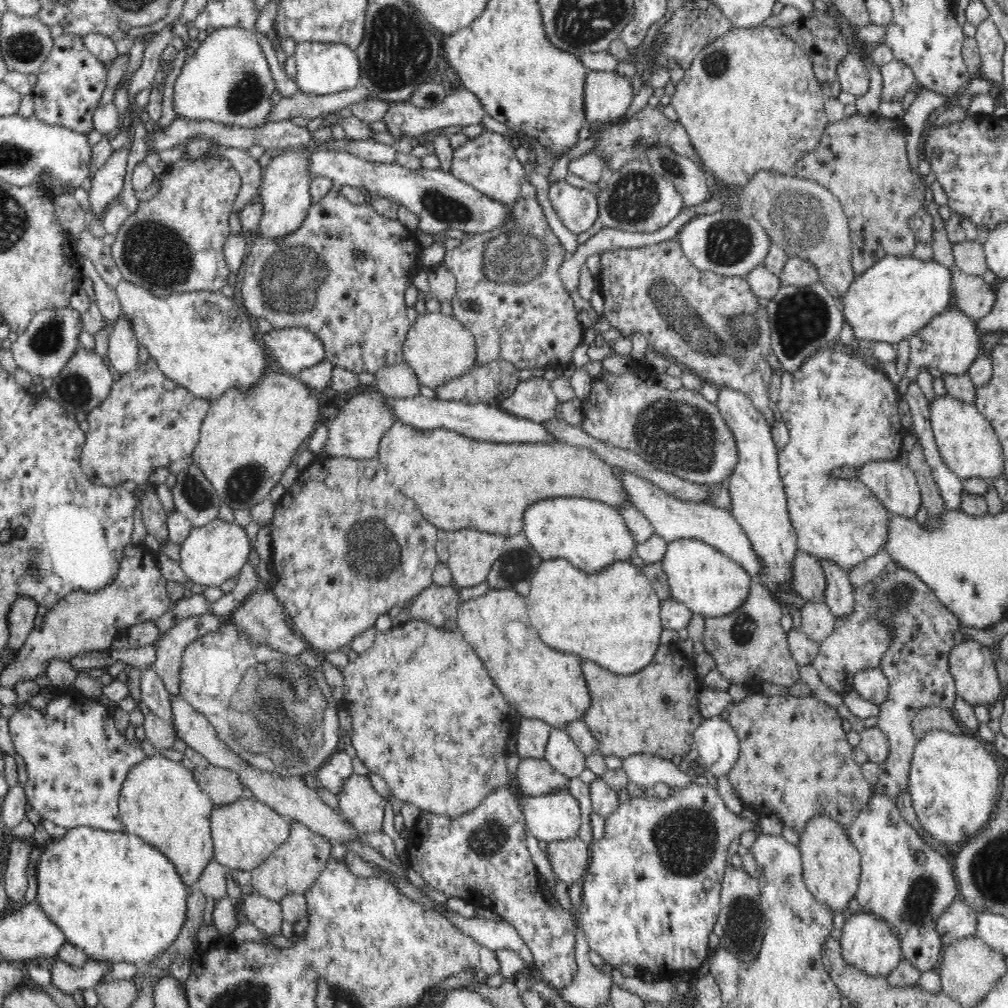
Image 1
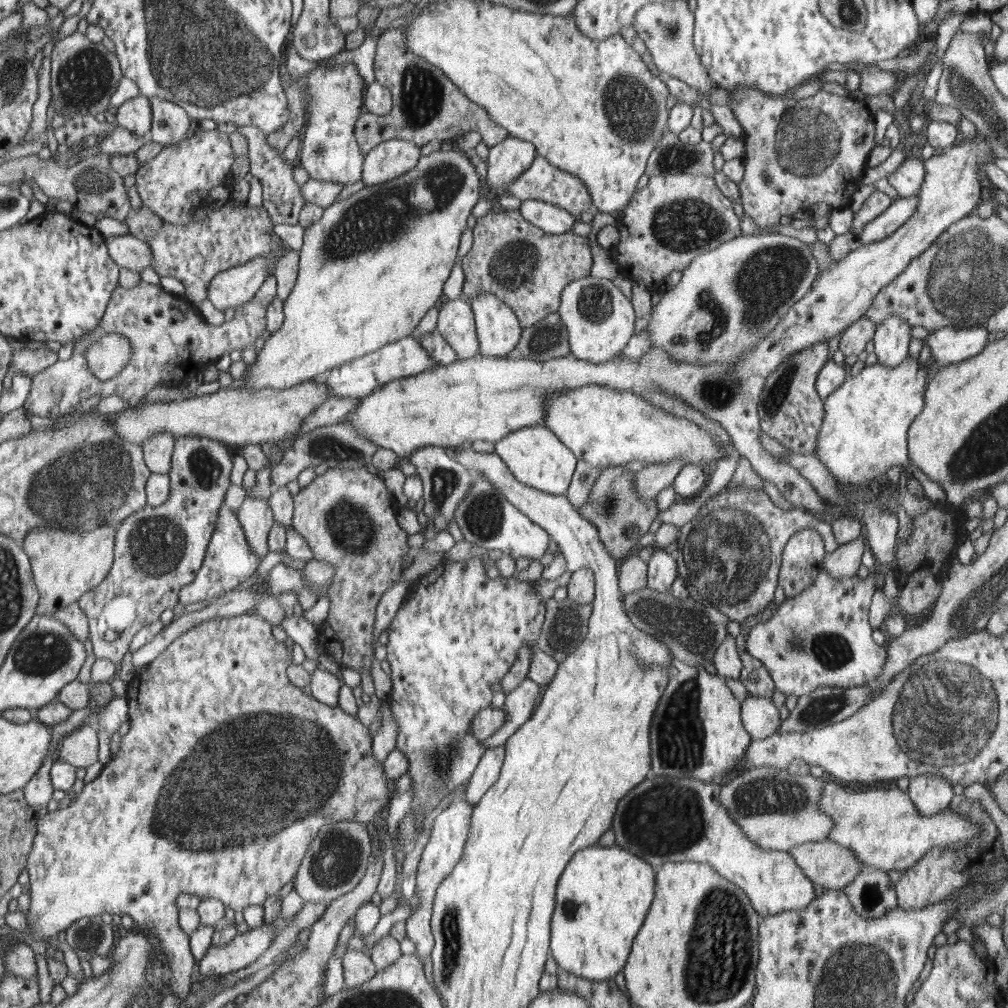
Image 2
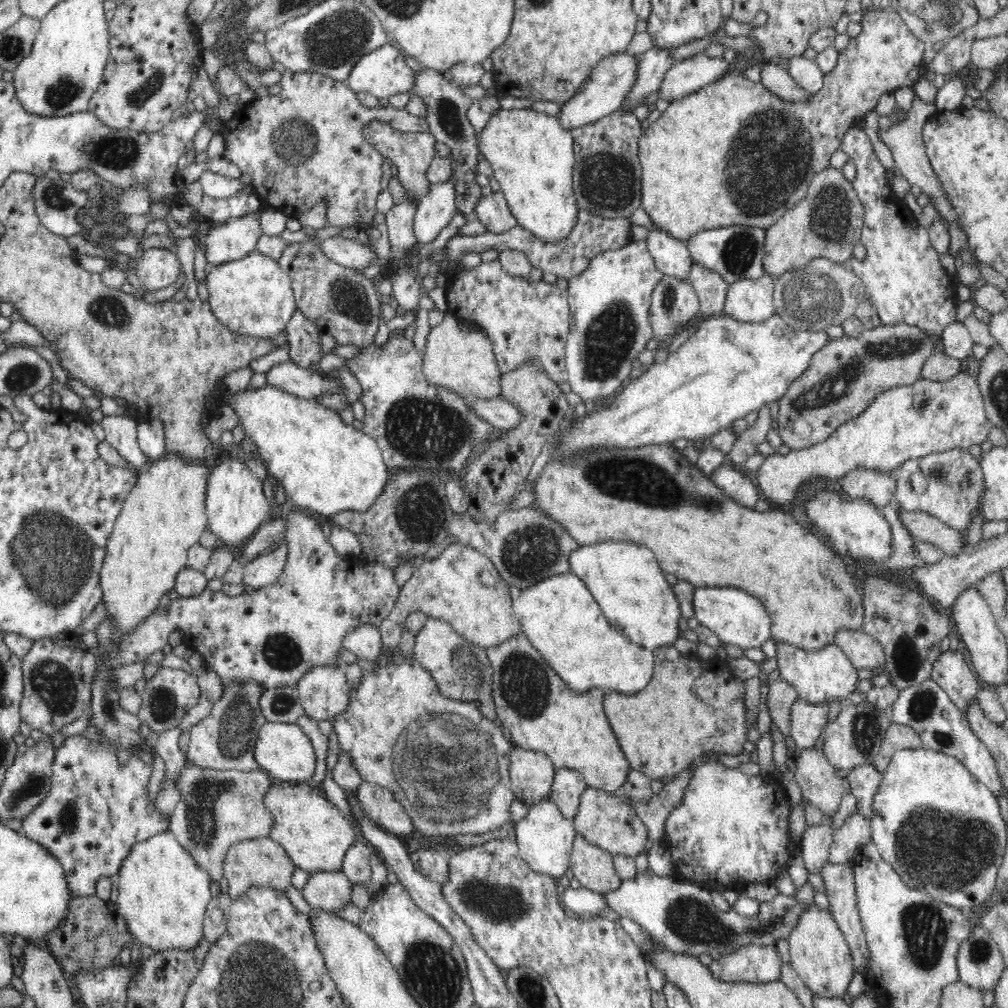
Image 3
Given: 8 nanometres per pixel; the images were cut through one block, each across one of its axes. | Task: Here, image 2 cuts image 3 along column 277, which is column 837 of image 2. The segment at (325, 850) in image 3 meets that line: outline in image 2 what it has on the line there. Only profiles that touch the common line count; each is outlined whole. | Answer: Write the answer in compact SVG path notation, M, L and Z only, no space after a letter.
M833 780L823 789L818 805L820 805L822 813L828 813L830 817L834 817L834 828L830 830L828 839L852 850L857 860L872 869L885 871L909 869L933 849L959 850L965 845L971 844L974 836L978 836L982 832L980 824L968 821L968 817L962 817L960 813L954 813L950 806L934 815L921 815L916 809L916 805L911 801L909 794L902 792L902 790L896 790L896 788L894 790L866 790L866 792L860 790L860 792L856 792L856 790L840 786L838 781Z

